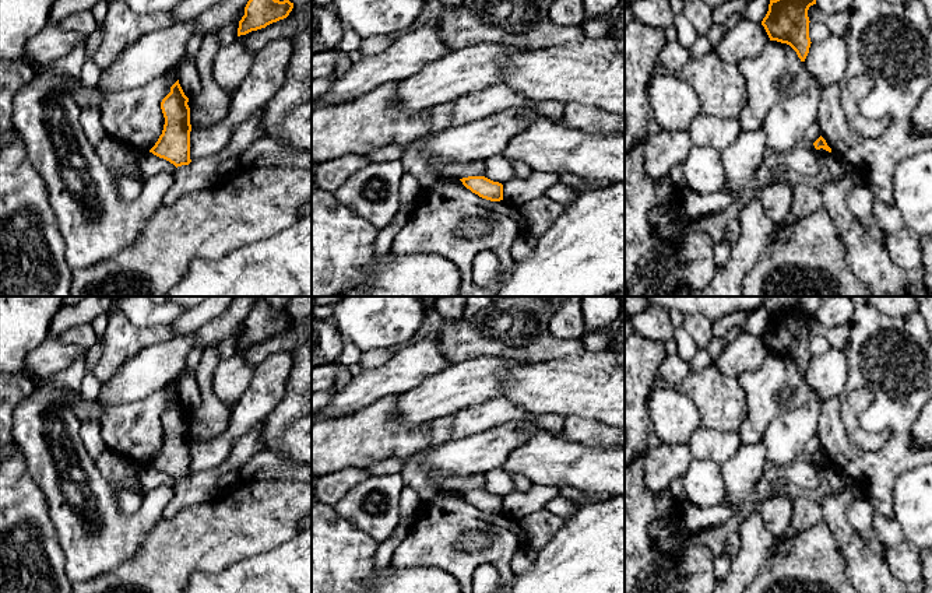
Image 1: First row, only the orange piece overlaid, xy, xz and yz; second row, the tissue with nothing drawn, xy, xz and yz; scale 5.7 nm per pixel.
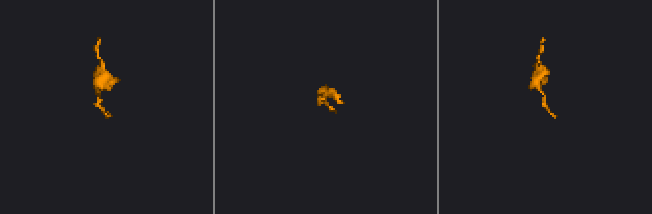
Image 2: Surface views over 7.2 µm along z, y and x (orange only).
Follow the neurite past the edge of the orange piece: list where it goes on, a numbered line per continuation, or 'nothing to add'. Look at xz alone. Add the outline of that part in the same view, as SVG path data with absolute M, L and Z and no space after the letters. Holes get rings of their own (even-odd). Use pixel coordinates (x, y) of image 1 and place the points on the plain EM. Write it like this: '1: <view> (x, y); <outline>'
nothing to add

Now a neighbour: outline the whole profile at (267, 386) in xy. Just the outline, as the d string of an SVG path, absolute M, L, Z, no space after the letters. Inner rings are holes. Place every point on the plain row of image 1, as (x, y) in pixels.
M288 351L268 354L256 368L252 380L231 410L226 431L211 441L191 441L190 473L208 471L221 466L231 455L236 441L264 422L285 396L285 382L291 372Z

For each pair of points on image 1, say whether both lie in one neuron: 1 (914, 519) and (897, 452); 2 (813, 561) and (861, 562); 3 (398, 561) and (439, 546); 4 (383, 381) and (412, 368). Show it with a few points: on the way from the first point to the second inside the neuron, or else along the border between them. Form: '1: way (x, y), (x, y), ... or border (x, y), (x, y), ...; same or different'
1: border (917, 466), (904, 472), (894, 483), (892, 505); different
2: border (830, 532), (841, 553), (844, 574), (848, 578); different
3: way (408, 553), (429, 546); same
4: way (390, 379), (405, 369); same

